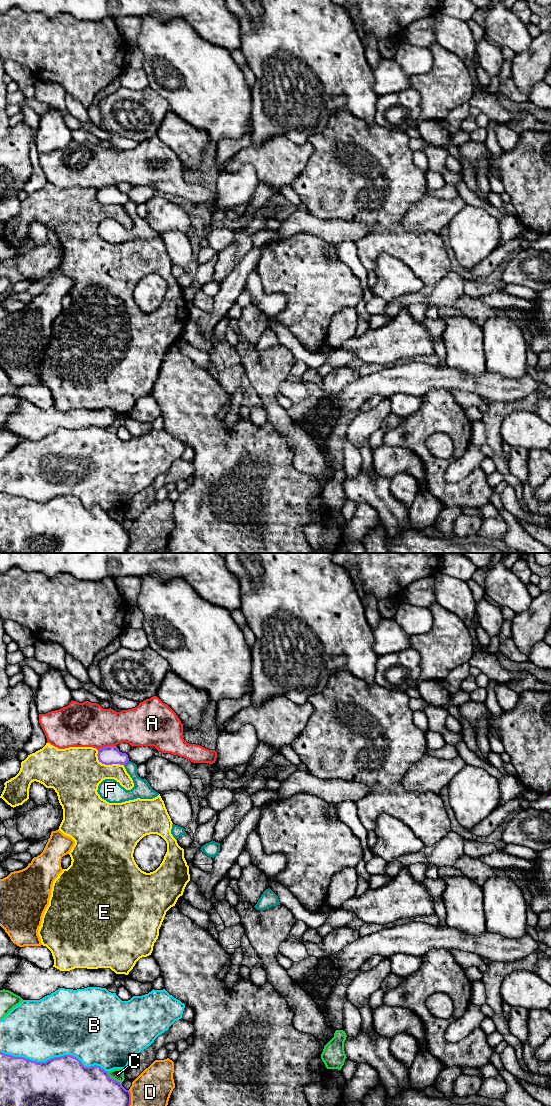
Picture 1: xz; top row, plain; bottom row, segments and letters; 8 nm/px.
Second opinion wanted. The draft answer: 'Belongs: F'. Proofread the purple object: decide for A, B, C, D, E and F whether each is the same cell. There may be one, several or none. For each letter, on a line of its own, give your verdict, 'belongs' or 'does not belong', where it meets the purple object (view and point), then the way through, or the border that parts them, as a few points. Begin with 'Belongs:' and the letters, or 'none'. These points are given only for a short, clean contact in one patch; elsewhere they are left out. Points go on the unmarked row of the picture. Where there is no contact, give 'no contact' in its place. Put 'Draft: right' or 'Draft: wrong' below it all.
Belongs: none
A: does not belong; meets purple in xz at (106, 186); border along xz (115, 185), (106, 185), (98, 190)
B: does not belong; meets purple in xz at (54, 497)
C: does not belong; meets purple in xz at (113, 519)
D: does not belong; meets purple in xz at (130, 541)
E: does not belong; meets purple in xz at (106, 204)
F: does not belong; meets purple in xz at (126, 202); border along xz (128, 200), (124, 205)
Draft: wrong

